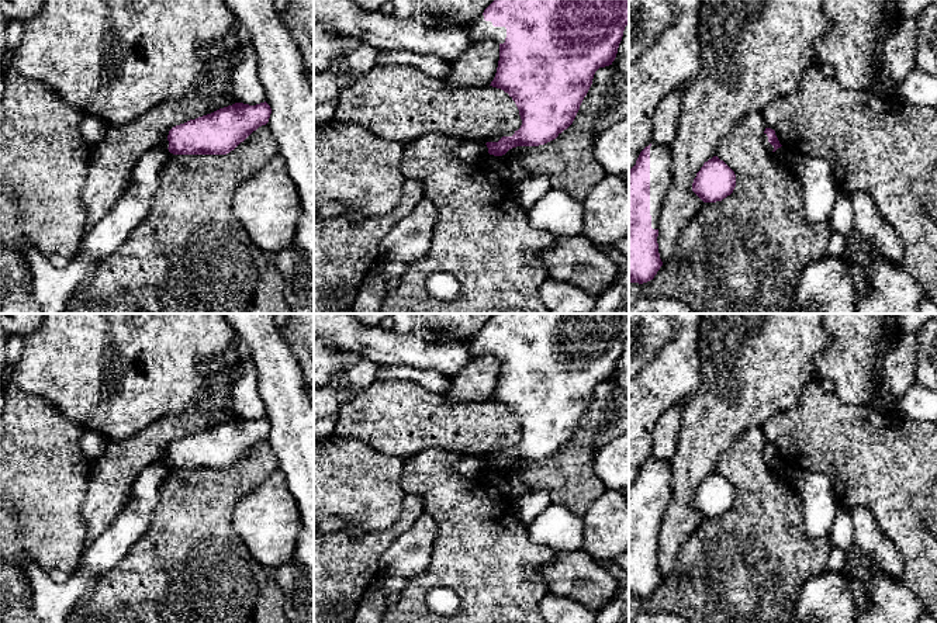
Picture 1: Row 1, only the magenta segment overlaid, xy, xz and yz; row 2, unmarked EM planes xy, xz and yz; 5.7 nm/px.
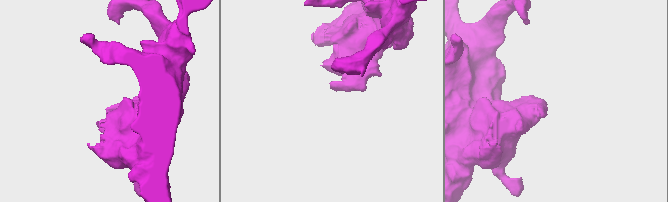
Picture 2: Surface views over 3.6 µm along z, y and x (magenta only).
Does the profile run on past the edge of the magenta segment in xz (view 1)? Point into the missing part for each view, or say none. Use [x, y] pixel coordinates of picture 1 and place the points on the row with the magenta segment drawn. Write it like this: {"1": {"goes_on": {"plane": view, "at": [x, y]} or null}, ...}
{"1": {"goes_on": {"plane": "xz", "at": [479, 30]}}}

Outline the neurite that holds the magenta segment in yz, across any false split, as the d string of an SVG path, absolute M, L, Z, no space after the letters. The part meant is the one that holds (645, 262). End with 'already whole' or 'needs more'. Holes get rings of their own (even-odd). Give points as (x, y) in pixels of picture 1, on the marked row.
M651 142L629 170L629 281L647 283L663 262L658 253L658 214L673 184L670 146Z; needs more

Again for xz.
M494 0L481 15L464 24L474 42L492 39L499 44L498 68L490 86L509 94L522 120L516 131L488 138L488 153L502 156L516 146L544 145L567 129L592 84L595 72L615 60L627 24L629 0Z; needs more

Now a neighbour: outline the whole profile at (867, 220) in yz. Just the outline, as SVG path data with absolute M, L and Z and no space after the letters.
M869 194L851 195L854 229L857 229L888 262L899 264L903 257L903 240L893 226L877 211Z

